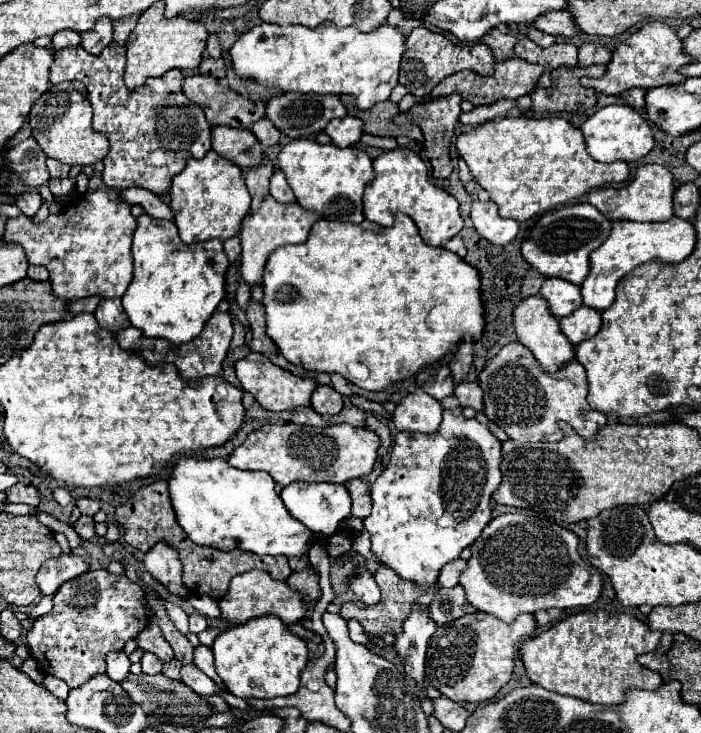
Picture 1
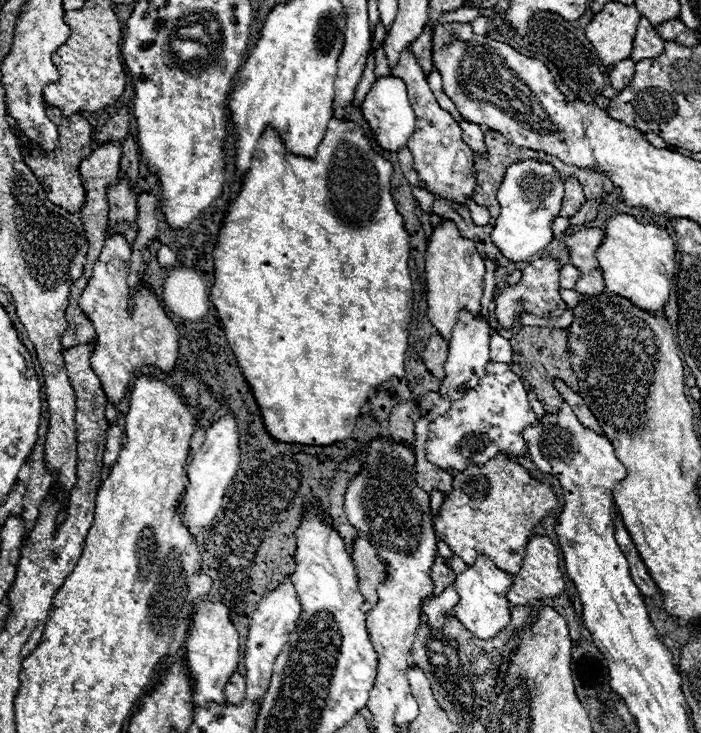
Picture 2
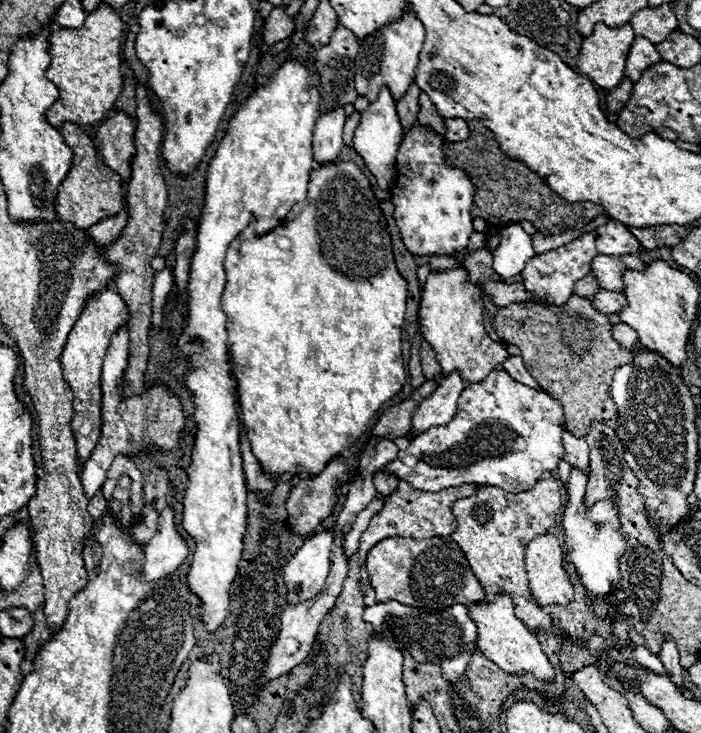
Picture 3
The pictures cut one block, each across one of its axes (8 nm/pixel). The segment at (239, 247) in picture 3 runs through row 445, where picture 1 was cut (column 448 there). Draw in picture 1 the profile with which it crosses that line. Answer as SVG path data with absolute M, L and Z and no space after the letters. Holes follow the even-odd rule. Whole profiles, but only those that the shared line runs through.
M396 216L396 222L390 228L372 224L370 220L364 220L362 224L318 220L312 226L306 242L296 246L282 246L270 254L268 264L264 268L262 288L264 288L264 308L266 308L266 332L268 336L272 336L272 340L276 342L276 346L280 348L280 352L288 362L314 372L328 372L328 374L338 372L344 378L348 378L352 384L366 390L386 390L396 382L412 378L424 366L442 360L462 340L478 340L478 336L482 336L484 332L484 300L480 300L480 274L476 272L476 268L472 268L472 264L462 260L458 254L446 248L426 246L420 240L420 232L416 224L412 224L412 218L408 216Z

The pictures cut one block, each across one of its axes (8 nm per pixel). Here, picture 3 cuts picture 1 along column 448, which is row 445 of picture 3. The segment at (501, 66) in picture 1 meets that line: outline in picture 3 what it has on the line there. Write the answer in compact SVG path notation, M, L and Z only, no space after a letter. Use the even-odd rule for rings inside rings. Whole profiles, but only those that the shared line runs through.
M112 288L98 292L82 310L78 322L68 334L68 340L64 344L60 364L64 378L68 378L68 384L74 392L74 418L72 418L72 430L76 436L76 448L78 448L78 464L84 466L84 462L90 458L90 452L94 450L94 444L100 438L100 402L102 402L102 388L100 388L100 372L102 362L106 356L106 350L110 346L110 338L116 332L116 328L128 320L124 300L118 292L112 292ZM80 426L88 426L88 436L80 434Z

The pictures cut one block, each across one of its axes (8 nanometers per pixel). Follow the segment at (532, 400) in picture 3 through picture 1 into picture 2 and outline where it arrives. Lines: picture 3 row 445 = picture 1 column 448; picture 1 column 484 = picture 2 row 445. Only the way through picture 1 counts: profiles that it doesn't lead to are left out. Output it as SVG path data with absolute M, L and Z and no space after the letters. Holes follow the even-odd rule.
M490 362L486 376L464 398L452 402L452 408L430 424L430 436L426 442L426 456L442 470L458 472L466 464L486 464L498 452L508 456L528 456L522 430L528 424L536 424L536 414L528 404L528 392L522 380L510 370L508 364Z

